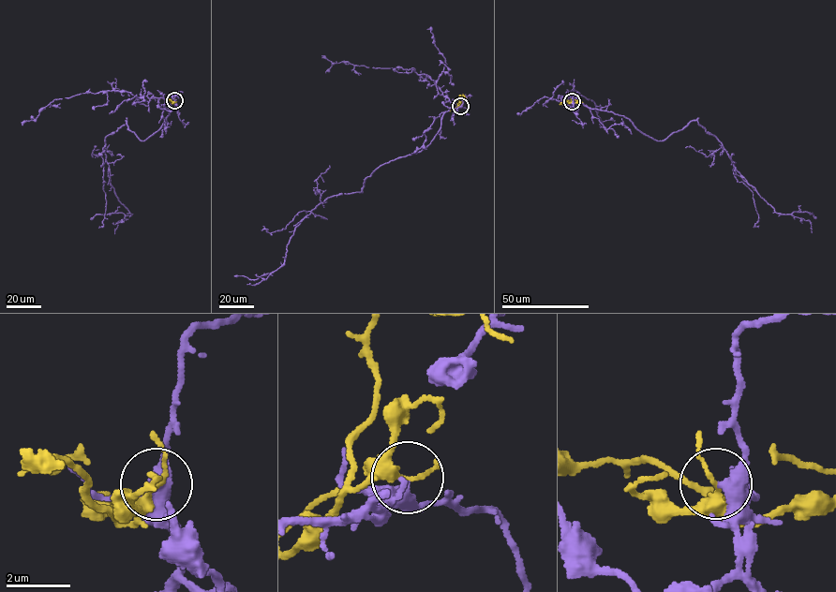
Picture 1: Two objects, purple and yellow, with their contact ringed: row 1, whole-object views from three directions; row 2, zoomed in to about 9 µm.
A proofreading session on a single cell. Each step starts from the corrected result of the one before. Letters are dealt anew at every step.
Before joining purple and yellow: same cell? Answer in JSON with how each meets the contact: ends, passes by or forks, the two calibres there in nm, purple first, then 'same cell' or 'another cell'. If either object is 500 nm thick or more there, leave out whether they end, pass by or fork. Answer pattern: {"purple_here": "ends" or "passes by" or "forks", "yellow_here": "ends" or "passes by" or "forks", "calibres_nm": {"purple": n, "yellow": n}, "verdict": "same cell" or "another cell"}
{"purple_here": "passes by", "yellow_here": "passes by", "calibres_nm": {"purple": 400, "yellow": 220}, "verdict": "another cell"}

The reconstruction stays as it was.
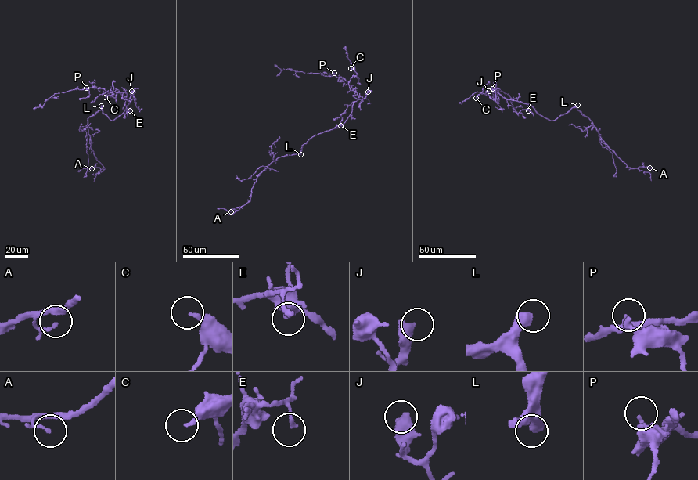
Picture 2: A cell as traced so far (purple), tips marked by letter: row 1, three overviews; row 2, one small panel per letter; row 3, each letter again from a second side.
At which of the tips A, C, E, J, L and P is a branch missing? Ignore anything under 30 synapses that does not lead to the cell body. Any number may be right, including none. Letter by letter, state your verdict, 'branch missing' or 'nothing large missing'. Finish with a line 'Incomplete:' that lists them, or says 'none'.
A: nothing large missing
C: nothing large missing
E: nothing large missing
J: nothing large missing
L: branch missing
P: nothing large missing
Incomplete: L

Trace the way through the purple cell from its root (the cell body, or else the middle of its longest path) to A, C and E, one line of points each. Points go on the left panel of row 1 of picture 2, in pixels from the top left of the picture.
A: (115, 119), (109, 119), (102, 107), (88, 118), (91, 149), (105, 168), (91, 168)
C: (115, 119), (123, 113), (129, 99), (125, 92), (118, 92), (116, 98), (109, 92), (113, 93), (105, 97)
E: (115, 119), (129, 104), (129, 99), (124, 97), (127, 113), (128, 109), (130, 110)

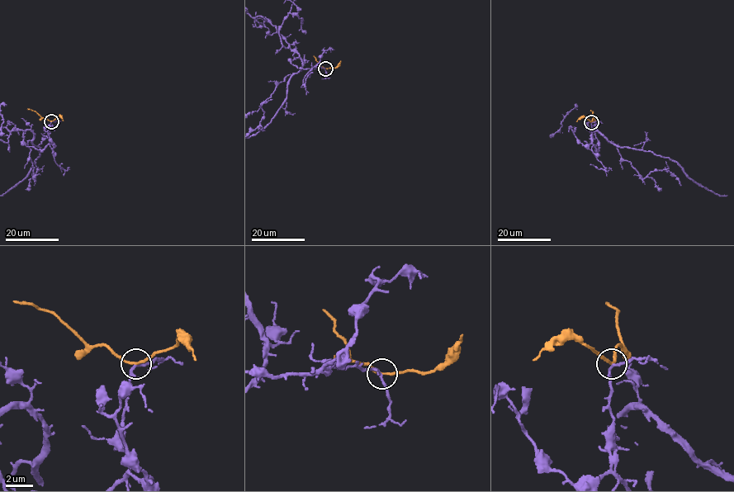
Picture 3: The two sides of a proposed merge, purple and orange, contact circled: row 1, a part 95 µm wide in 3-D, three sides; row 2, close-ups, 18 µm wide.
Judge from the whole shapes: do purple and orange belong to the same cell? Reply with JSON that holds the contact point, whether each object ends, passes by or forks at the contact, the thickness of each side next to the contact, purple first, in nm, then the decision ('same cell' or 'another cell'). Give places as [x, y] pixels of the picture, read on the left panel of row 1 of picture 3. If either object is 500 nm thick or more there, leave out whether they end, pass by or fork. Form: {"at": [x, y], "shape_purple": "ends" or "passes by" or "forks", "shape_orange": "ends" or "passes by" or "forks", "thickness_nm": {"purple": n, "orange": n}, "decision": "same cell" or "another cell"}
{"at": [51, 121], "shape_purple": "forks", "shape_orange": "passes by", "thickness_nm": {"purple": 150, "orange": 160}, "decision": "another cell"}

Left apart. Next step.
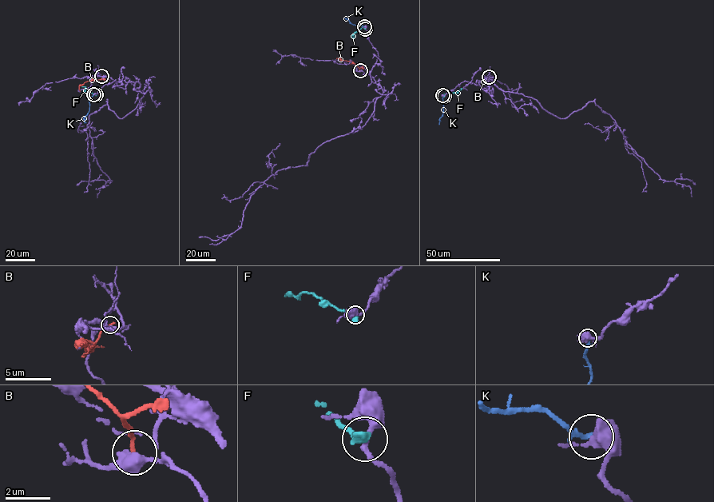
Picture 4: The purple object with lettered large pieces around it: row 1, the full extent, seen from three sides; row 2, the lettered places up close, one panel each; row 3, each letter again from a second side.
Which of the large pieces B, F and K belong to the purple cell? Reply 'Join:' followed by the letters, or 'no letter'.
Join: no letter

